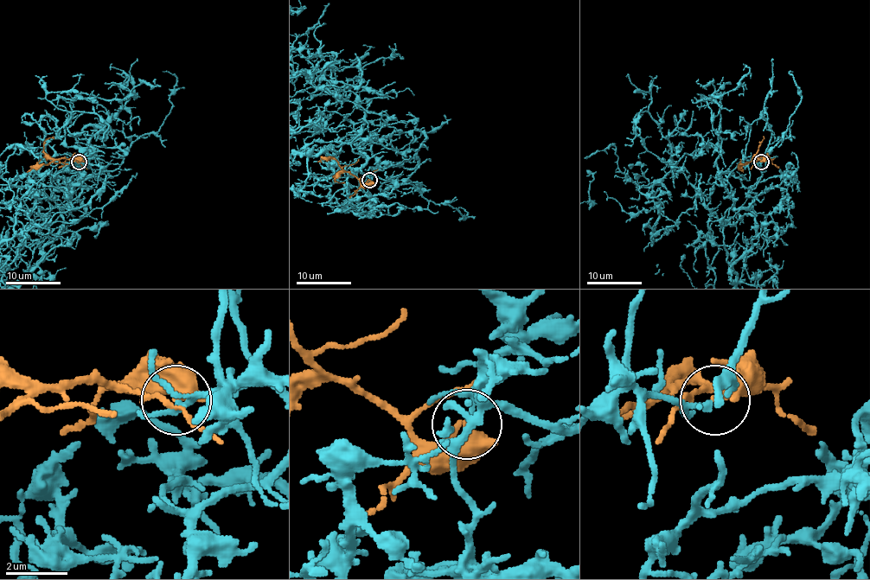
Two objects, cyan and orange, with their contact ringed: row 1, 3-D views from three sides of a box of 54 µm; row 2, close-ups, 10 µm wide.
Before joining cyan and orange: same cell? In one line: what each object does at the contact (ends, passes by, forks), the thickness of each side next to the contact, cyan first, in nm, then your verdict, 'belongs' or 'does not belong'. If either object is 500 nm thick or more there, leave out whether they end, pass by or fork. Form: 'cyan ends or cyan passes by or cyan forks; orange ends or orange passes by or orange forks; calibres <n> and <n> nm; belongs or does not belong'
cyan passes by; orange ends; calibres 140 and 440 nm; does not belong

